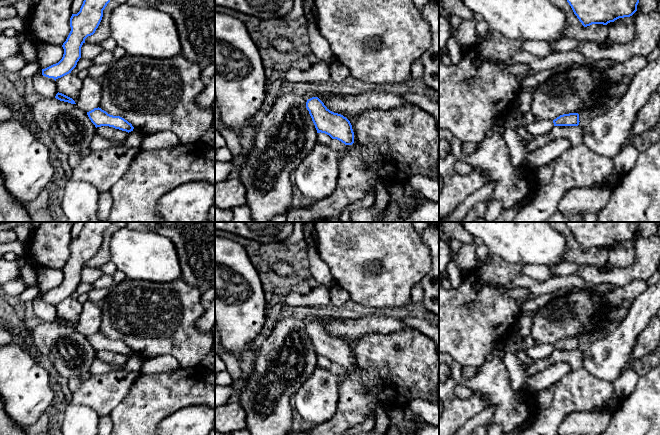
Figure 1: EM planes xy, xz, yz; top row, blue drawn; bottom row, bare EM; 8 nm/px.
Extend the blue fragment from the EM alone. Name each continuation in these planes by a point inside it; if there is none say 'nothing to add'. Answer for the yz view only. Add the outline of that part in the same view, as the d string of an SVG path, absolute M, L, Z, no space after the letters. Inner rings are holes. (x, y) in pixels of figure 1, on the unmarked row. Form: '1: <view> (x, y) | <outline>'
nothing to add

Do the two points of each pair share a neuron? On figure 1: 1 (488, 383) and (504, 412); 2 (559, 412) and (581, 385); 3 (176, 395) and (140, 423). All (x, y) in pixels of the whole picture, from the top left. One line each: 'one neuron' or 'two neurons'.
1: one neuron
2: one neuron
3: one neuron

